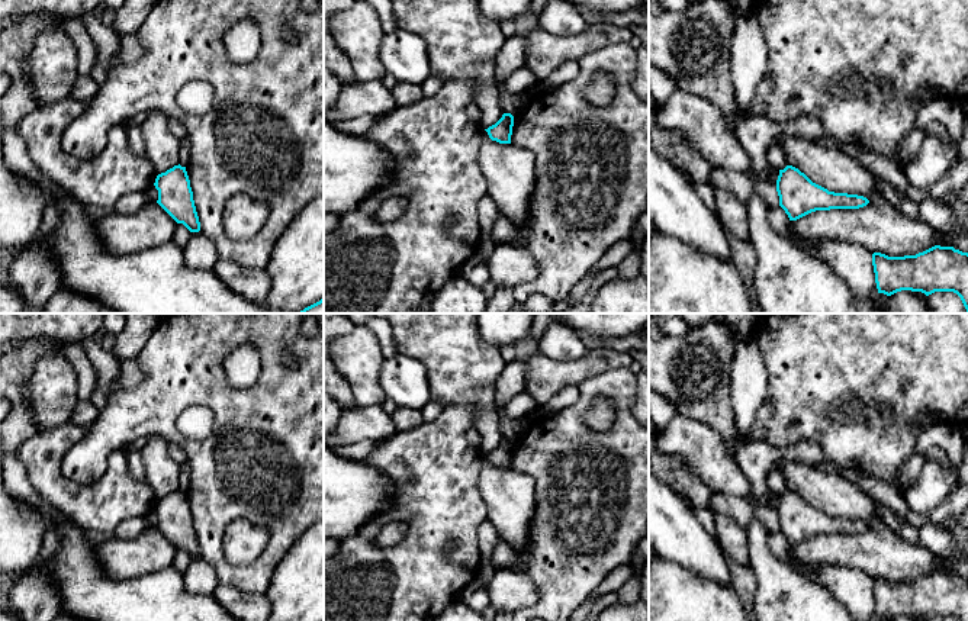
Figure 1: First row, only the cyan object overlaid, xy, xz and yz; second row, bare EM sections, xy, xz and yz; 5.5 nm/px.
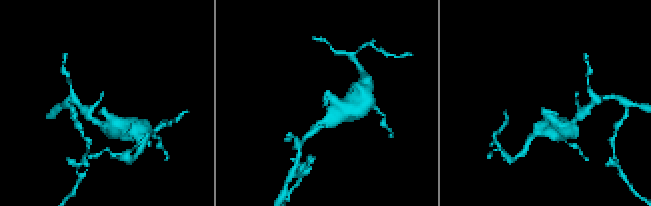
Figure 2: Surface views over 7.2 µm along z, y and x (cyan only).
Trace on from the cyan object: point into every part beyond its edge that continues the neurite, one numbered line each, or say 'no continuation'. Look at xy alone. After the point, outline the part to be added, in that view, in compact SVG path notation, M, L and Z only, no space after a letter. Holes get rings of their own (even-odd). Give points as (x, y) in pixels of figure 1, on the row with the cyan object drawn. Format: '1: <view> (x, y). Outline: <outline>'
no continuation

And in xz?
no continuation

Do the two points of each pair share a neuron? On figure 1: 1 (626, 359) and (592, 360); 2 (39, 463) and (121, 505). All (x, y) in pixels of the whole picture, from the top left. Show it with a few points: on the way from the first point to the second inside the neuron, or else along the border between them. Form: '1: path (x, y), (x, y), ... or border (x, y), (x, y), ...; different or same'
1: path (617, 359), (601, 359); same
2: path (57, 483), (74, 501), (86, 505), (100, 505); same

